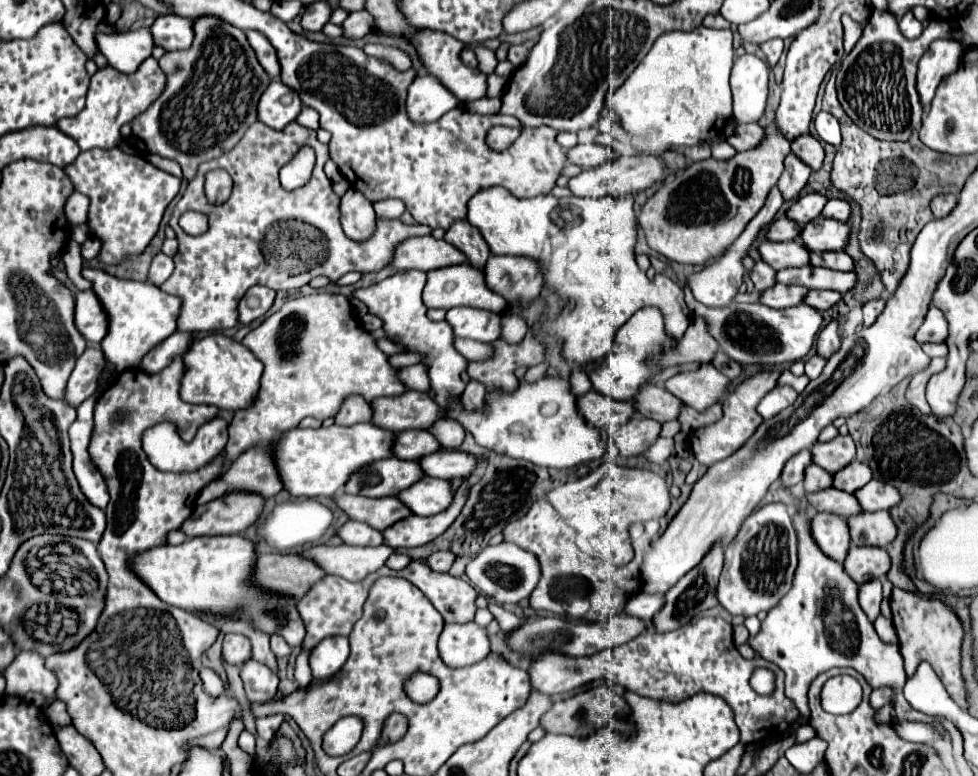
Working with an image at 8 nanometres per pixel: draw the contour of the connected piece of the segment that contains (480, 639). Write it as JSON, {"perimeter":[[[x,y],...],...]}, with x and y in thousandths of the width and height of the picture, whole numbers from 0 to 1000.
{"perimeter":[[[485,802],[458,804],[448,822],[448,838],[456,858],[474,861],[497,848],[501,827],[497,812]]]}

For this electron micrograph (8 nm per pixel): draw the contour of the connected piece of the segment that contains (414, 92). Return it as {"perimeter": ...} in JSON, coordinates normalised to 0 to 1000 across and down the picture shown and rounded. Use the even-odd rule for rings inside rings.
{"perimeter":[[[427,98],[417,113],[415,144],[421,157],[446,157],[452,147],[466,137],[468,129],[442,98]]]}

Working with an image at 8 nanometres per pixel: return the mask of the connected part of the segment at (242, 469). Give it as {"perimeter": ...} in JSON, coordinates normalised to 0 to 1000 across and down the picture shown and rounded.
{"perimeter":[[[258,575],[256,580],[247,582],[241,590],[241,595],[233,601],[233,606],[227,611],[227,616],[217,619],[215,624],[211,624],[204,631],[200,649],[215,647],[237,631],[266,637],[268,642],[282,639],[288,631],[284,606],[280,601],[280,593],[276,590],[274,577]]]}

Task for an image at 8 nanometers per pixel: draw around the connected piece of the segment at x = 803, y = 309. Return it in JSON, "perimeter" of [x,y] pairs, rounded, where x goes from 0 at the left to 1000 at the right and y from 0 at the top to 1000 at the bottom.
{"perimeter":[[[701,376],[701,392],[710,407],[716,407],[724,418],[726,433],[734,441],[736,451],[757,469],[810,469],[820,464],[840,423],[840,405],[834,397],[816,392],[812,397],[785,397],[781,392],[748,392],[738,397],[718,394]]]}

